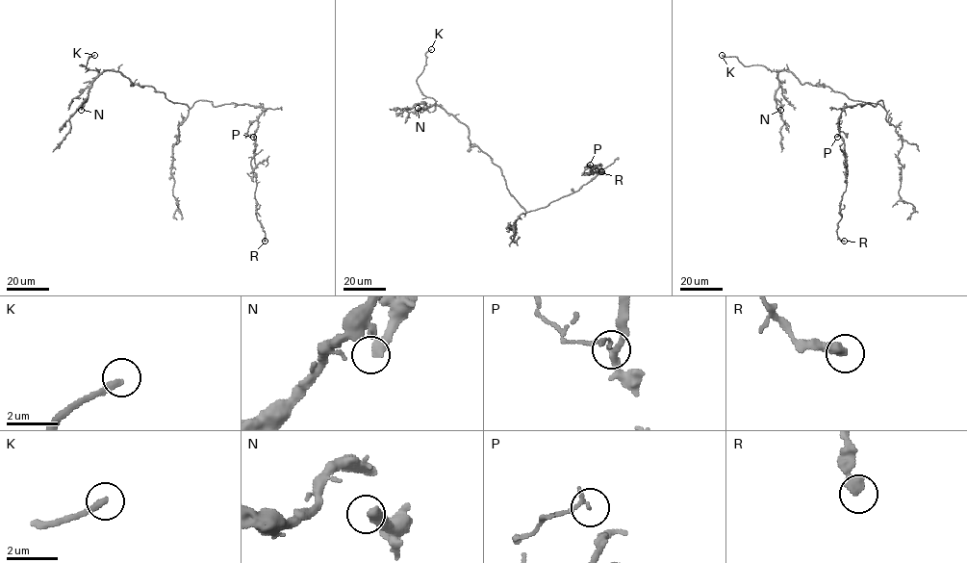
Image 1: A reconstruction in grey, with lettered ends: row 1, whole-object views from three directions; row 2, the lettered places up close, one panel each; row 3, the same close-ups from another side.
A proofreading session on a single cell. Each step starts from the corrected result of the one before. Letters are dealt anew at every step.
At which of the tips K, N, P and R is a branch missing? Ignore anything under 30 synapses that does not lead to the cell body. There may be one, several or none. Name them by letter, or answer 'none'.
K

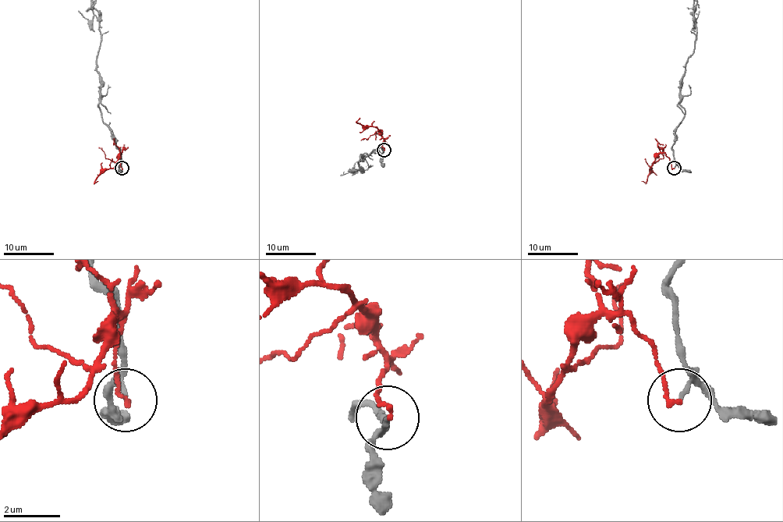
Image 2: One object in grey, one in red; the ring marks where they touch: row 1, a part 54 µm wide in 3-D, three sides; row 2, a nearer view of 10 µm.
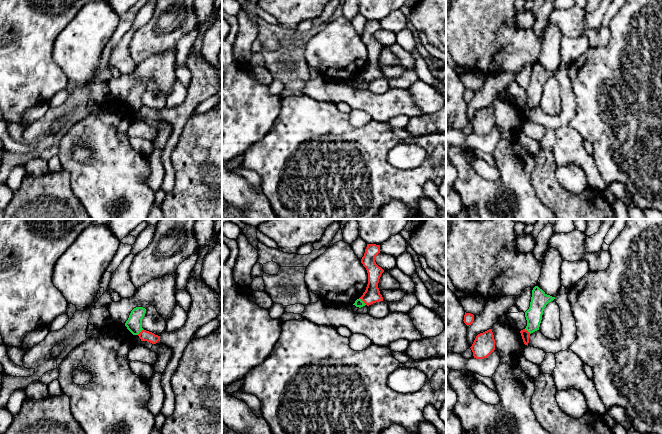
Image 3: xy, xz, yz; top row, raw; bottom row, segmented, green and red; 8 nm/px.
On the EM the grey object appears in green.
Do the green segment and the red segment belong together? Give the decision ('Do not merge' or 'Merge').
Do not merge

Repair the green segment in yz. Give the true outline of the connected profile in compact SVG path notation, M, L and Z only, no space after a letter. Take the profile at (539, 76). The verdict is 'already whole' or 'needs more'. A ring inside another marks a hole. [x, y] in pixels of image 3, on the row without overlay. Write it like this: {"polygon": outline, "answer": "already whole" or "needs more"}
{"polygon": "M538 62L533 64L530 83L525 88L525 93L527 96L527 102L525 106L527 106L530 110L539 106L544 84L554 75L555 73L547 71Z", "answer": "already whole"}

